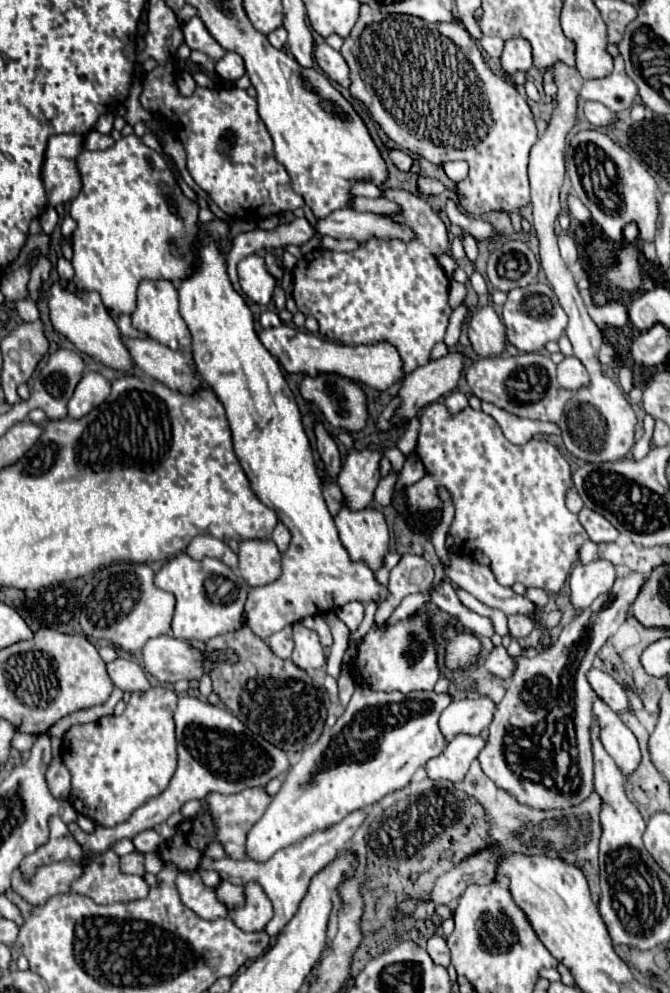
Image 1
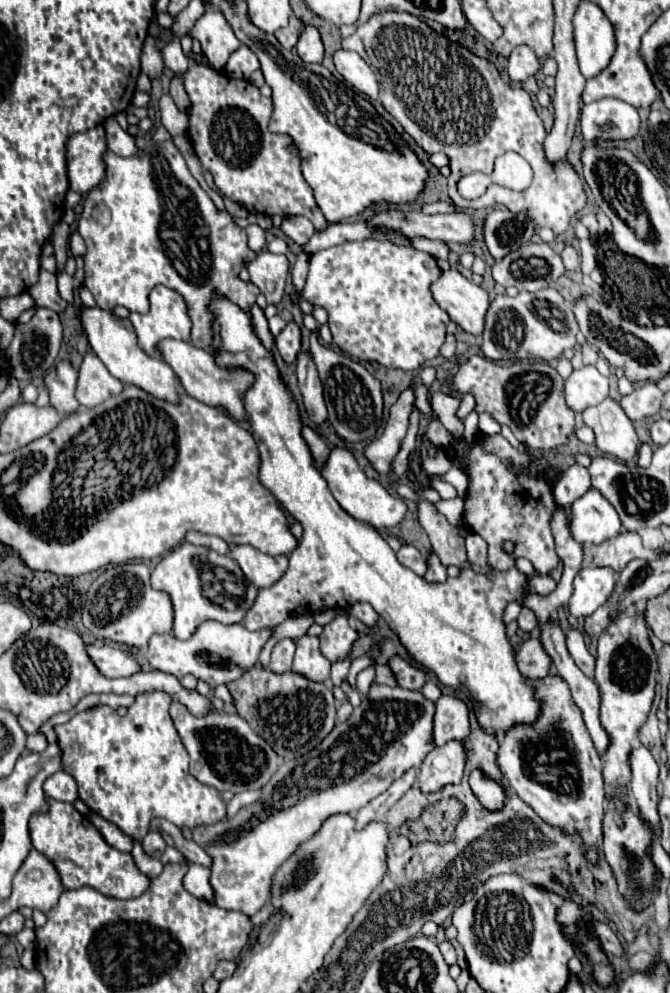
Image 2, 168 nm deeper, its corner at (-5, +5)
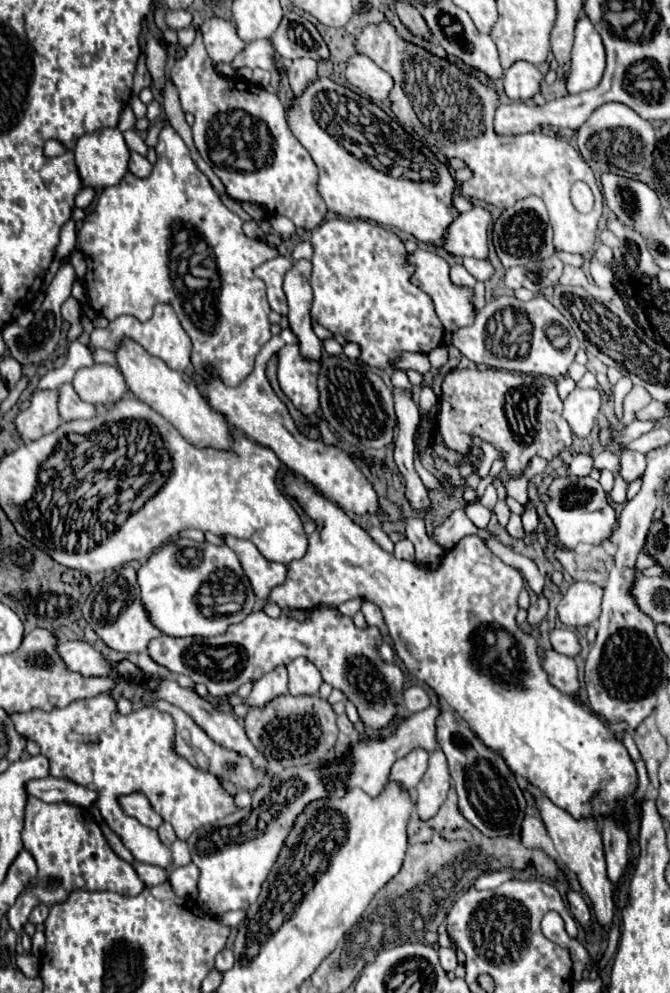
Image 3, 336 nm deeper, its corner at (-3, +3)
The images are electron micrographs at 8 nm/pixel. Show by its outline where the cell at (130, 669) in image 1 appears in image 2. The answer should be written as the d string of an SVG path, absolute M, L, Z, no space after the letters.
M87 646L87 654L91 662L97 666L97 670L107 676L107 678L121 678L121 676L131 676L141 670L137 660L129 654L125 654L119 648L113 646Z

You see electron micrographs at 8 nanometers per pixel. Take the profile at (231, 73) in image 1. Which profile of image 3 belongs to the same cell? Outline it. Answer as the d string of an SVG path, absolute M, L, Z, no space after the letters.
M255 40L253 44L247 44L243 48L243 52L239 52L235 56L235 60L231 62L231 68L235 70L235 74L241 68L263 68L263 70L273 70L273 54L275 48L267 42L267 40Z

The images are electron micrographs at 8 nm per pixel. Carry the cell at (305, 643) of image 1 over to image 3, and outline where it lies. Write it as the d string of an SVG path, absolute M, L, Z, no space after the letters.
M297 658L291 664L287 664L289 670L289 692L291 694L317 694L319 686L323 684L321 680L321 672L317 672L315 664L305 660L305 658Z

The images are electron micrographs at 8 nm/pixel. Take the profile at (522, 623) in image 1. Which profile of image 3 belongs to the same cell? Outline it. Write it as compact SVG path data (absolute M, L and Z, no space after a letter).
M535 596L531 600L529 610L527 610L527 622L531 626L539 626L539 622L545 618L545 614L547 614L547 600L545 600L545 596Z

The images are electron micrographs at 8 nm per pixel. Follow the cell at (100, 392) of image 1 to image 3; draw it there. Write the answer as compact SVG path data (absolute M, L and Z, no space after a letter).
M93 364L77 370L73 388L89 404L115 404L129 390L121 372L109 364Z

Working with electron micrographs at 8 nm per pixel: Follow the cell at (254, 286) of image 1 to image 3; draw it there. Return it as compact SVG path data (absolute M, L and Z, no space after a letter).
M275 256L273 260L267 260L265 264L257 266L253 272L257 278L261 278L267 286L267 300L269 306L279 312L281 316L287 314L287 302L285 302L285 294L283 294L283 276L285 272L293 266L291 258L287 256Z

